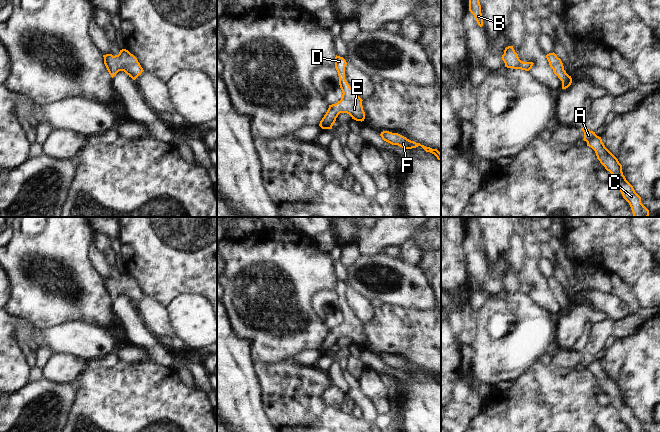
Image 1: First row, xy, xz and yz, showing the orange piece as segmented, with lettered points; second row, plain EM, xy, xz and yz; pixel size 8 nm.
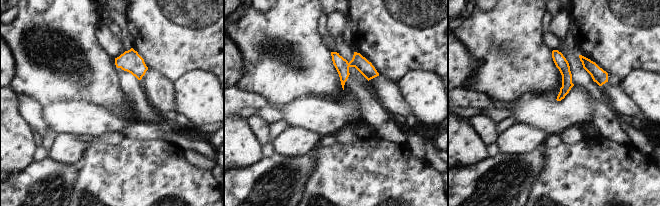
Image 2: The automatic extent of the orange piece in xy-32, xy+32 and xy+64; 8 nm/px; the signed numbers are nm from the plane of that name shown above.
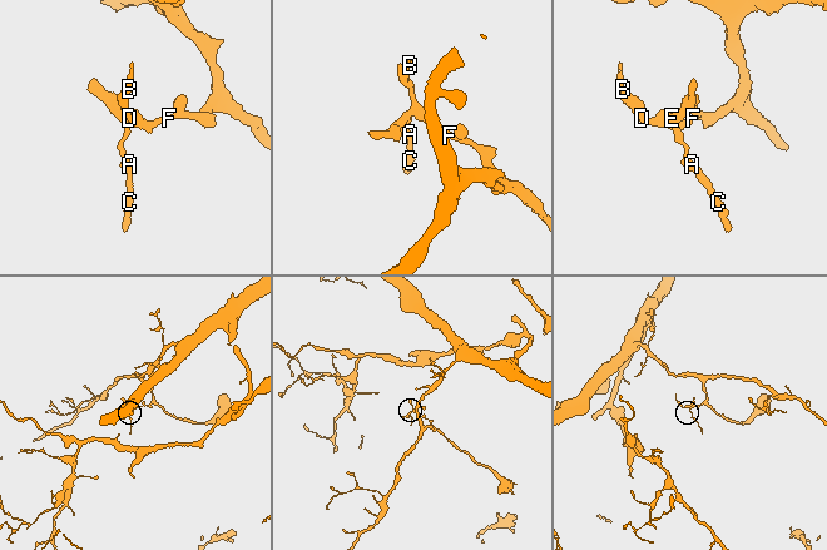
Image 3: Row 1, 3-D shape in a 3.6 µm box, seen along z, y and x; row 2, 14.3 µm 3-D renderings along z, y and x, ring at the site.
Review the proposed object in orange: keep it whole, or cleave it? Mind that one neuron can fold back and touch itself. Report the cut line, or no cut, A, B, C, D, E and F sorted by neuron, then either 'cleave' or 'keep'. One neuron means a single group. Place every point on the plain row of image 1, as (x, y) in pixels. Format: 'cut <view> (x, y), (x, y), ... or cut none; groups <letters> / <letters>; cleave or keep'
cut none; groups A B C D E F; keep

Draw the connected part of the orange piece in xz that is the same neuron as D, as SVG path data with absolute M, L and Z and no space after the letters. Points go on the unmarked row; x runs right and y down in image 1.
M335 281L335 292L339 300L339 309L342 314L341 324L336 328L329 329L329 332L320 345L319 350L322 353L332 353L336 342L340 337L349 338L356 345L364 345L365 336L362 330L362 323L353 315L345 303L346 284L343 281Z

